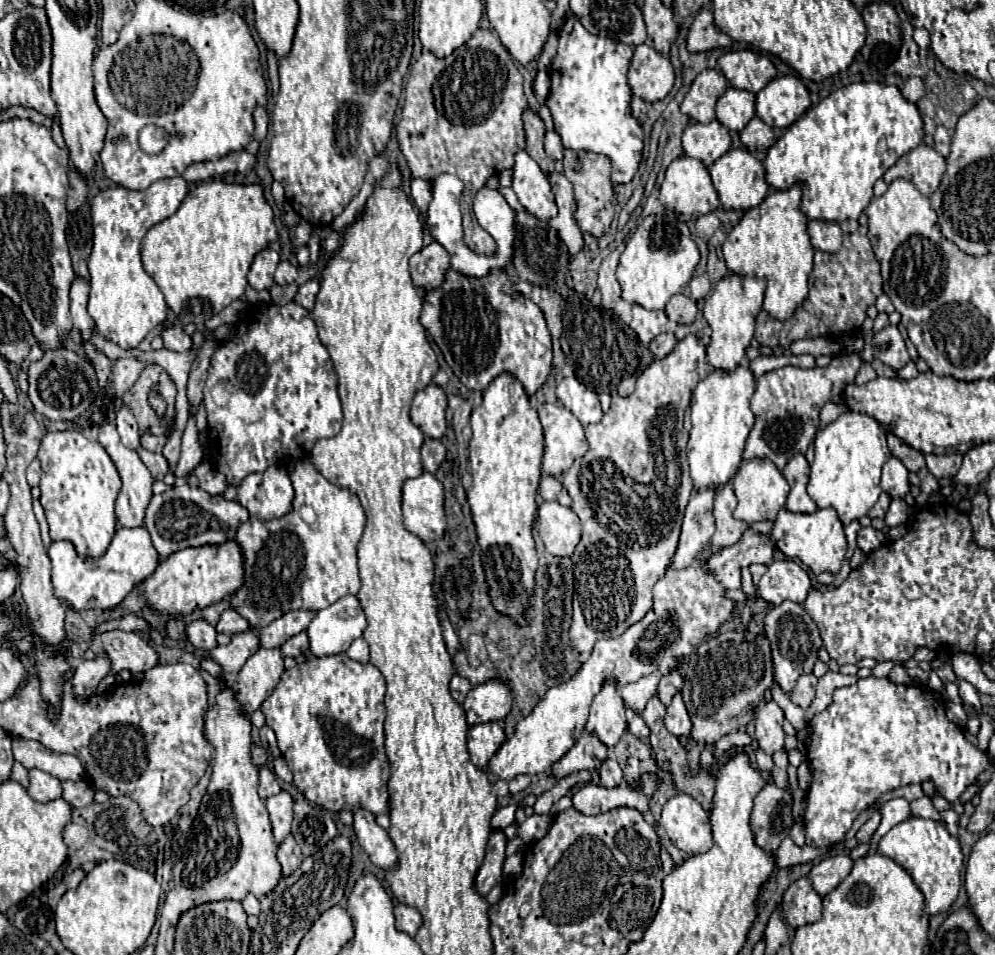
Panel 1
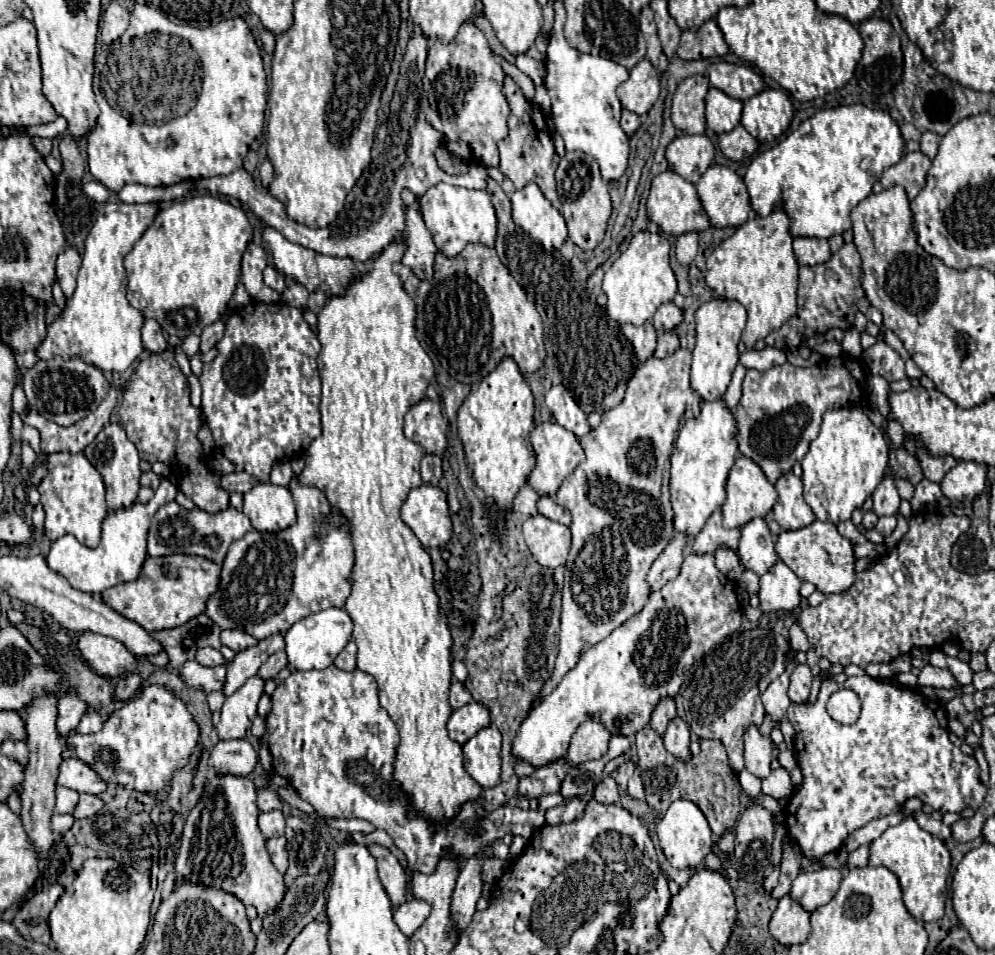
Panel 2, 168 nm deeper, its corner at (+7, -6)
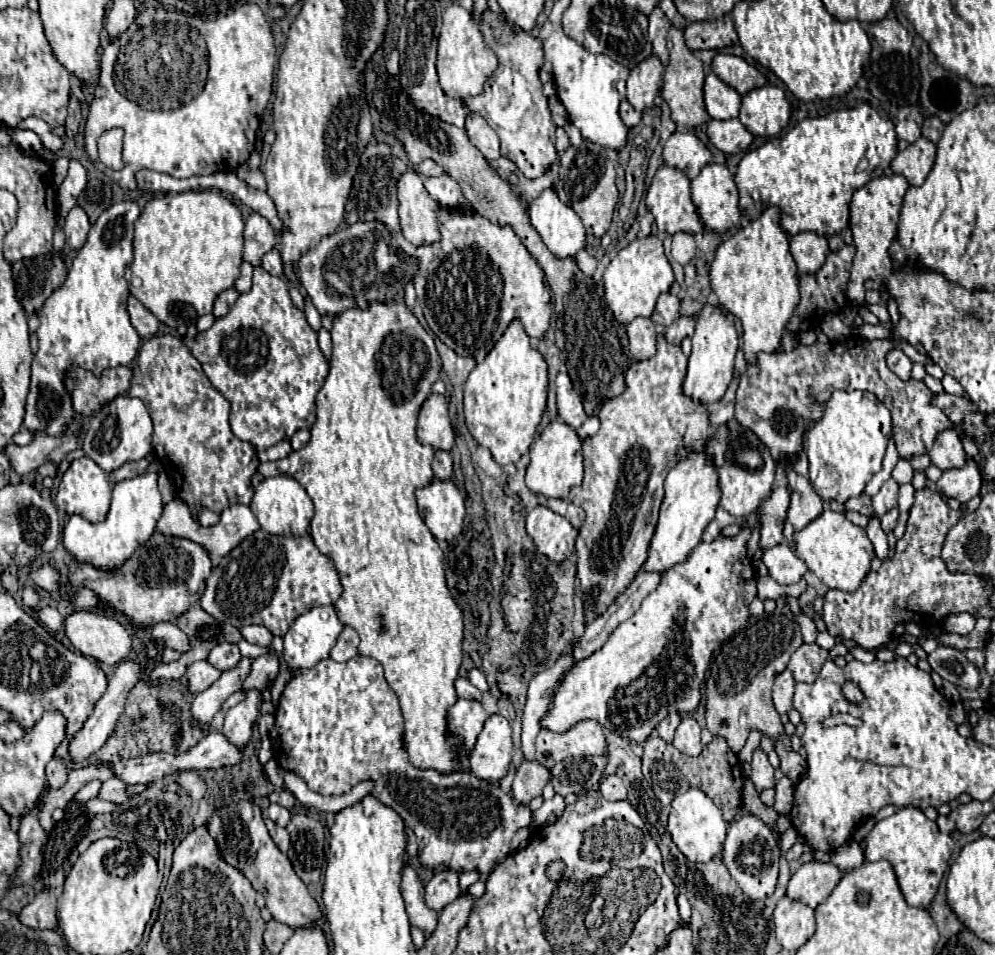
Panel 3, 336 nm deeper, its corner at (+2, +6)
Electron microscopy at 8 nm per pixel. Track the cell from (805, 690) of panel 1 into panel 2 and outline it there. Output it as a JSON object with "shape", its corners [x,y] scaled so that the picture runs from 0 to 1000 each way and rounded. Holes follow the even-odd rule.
{"shape":[[[802,694],[794,707],[794,721],[792,721],[792,730],[798,736],[808,736],[814,728],[814,715],[816,715],[816,703],[814,698],[808,694]]]}

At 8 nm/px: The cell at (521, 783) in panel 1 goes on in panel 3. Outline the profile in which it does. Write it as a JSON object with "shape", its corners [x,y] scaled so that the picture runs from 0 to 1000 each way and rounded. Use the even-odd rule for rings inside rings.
{"shape":[[[588,753],[574,761],[568,770],[560,770],[554,765],[544,765],[538,776],[538,795],[548,803],[558,803],[562,797],[580,791],[606,791],[610,786],[610,776],[606,761]]]}

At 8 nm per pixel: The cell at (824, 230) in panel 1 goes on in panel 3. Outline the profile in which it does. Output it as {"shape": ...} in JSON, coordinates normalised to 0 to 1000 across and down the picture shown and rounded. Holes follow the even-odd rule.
{"shape":[[[811,242],[795,248],[795,267],[801,275],[803,286],[821,284],[821,280],[829,275],[831,265],[833,265],[833,257],[827,246]]]}

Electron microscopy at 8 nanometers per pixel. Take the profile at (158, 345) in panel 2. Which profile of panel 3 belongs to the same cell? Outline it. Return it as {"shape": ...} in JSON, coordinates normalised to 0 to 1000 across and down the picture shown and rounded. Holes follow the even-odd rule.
{"shape":[[[130,311],[128,326],[130,326],[132,338],[138,345],[138,349],[142,351],[142,355],[150,355],[150,353],[154,353],[158,349],[158,345],[160,345],[158,332],[140,313]]]}

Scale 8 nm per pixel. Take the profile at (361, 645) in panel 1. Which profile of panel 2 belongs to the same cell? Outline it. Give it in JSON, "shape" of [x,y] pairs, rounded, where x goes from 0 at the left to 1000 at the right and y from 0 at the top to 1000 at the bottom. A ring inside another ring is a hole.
{"shape":[[[352,671],[344,682],[342,686],[336,690],[336,696],[344,703],[356,703],[358,701],[358,673]]]}

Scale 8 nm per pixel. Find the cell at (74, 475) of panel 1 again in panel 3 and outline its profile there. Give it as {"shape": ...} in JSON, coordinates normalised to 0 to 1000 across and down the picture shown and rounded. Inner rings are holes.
{"shape":[[[81,479],[71,483],[69,491],[63,495],[59,508],[57,508],[57,516],[55,516],[55,529],[61,537],[65,539],[81,539],[91,548],[99,548],[108,541],[110,535],[110,523],[112,523],[112,506],[110,506],[110,497],[106,493],[102,493],[102,489],[89,481],[89,479]]]}

